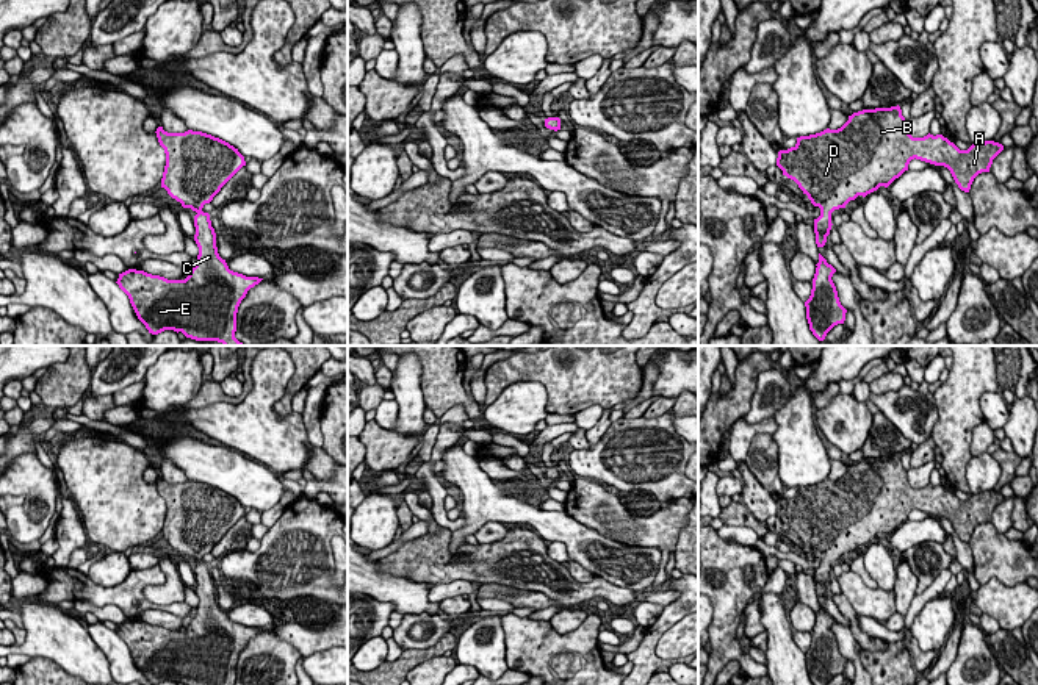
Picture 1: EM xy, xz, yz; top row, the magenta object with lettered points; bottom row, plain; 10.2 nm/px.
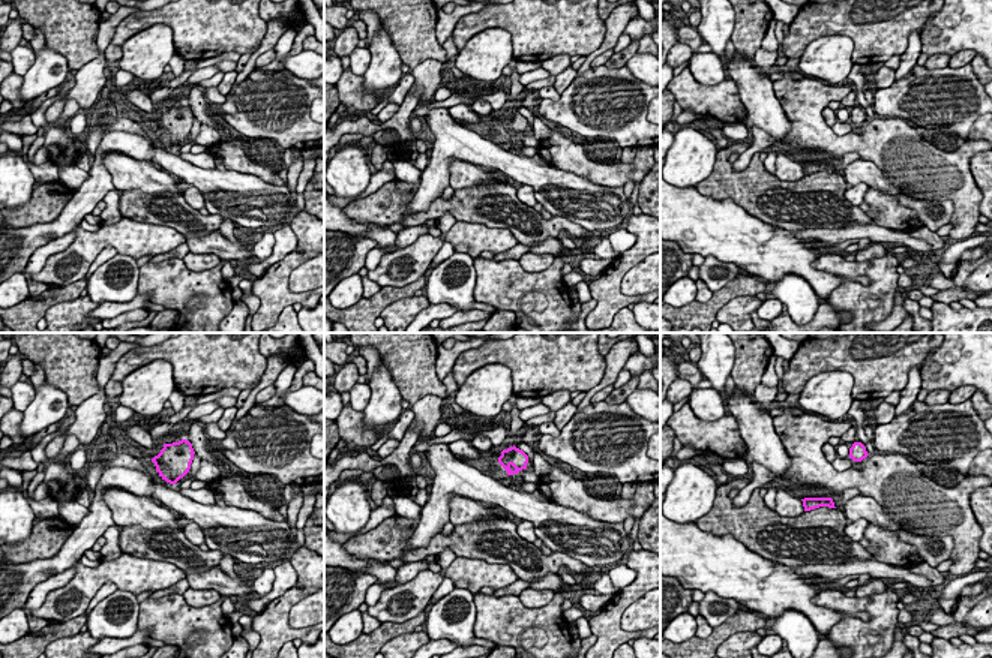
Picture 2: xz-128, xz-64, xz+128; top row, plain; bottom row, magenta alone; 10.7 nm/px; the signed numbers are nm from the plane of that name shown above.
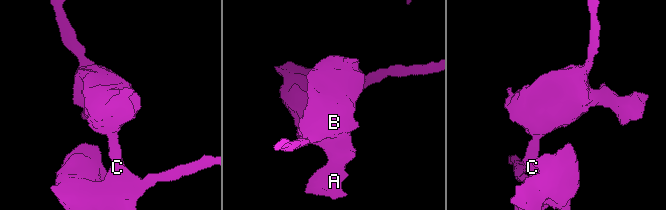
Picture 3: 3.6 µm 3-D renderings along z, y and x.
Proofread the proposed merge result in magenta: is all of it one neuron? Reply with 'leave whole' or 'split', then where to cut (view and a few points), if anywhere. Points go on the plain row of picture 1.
leave whole; cut none

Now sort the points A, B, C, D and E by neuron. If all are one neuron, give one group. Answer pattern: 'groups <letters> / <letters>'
groups A B C D E

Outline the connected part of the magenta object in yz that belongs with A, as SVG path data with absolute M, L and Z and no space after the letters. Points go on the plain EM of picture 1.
M897 455L863 460L838 480L797 488L794 497L778 502L777 516L820 558L814 583L817 597L824 597L833 576L831 563L858 546L888 538L908 521L911 510L947 518L958 538L969 543L974 529L989 522L1002 500L994 491L960 500L942 485L913 488Z

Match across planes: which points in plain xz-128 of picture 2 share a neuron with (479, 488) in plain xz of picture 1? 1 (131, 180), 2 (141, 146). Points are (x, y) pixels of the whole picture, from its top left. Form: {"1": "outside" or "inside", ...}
{"1": "outside", "2": "inside"}

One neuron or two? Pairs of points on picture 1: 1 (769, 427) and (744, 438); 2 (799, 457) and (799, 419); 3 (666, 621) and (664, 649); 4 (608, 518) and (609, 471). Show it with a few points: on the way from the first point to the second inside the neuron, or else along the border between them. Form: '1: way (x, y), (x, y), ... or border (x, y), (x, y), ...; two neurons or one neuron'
1: way (763, 427), (750, 432); one neuron
2: way (799, 448), (799, 429); one neuron
3: border (681, 618), (658, 641), (658, 657); two neurons
4: border (591, 477), (608, 488); two neurons

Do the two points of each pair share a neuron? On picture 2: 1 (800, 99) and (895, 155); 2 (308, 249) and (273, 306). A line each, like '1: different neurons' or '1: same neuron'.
1: same neuron
2: same neuron

